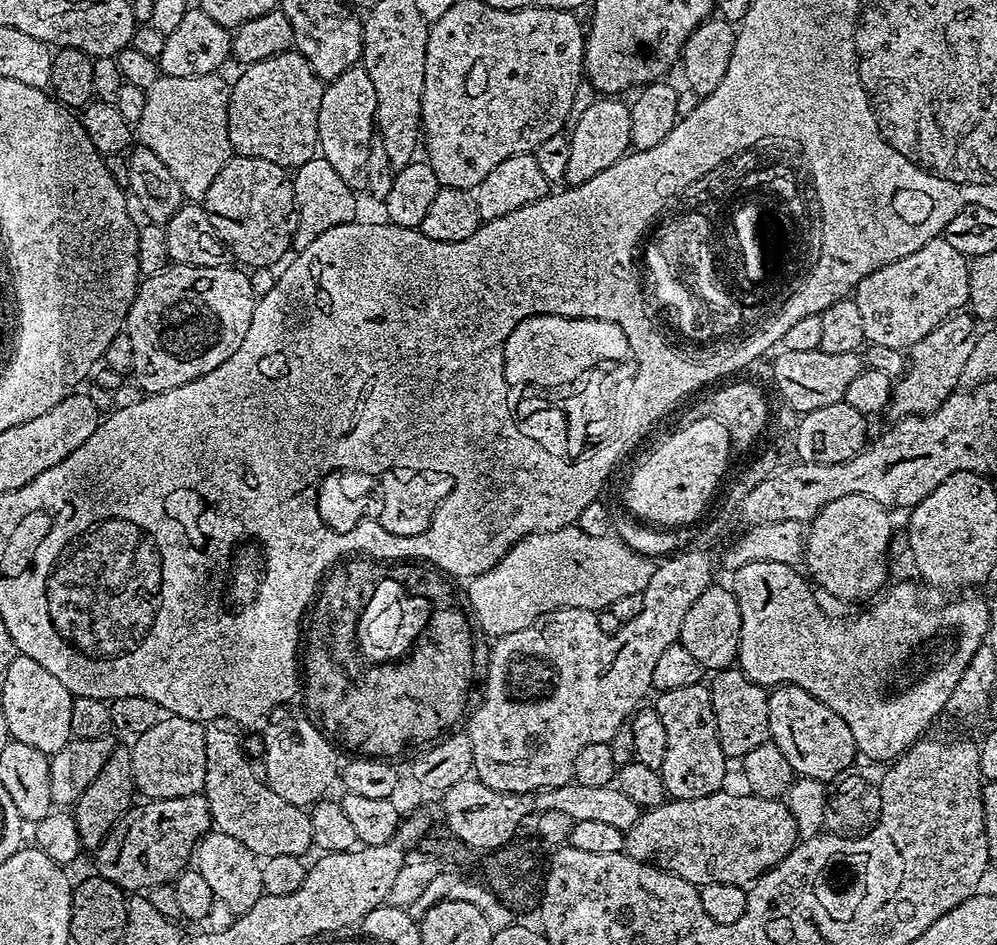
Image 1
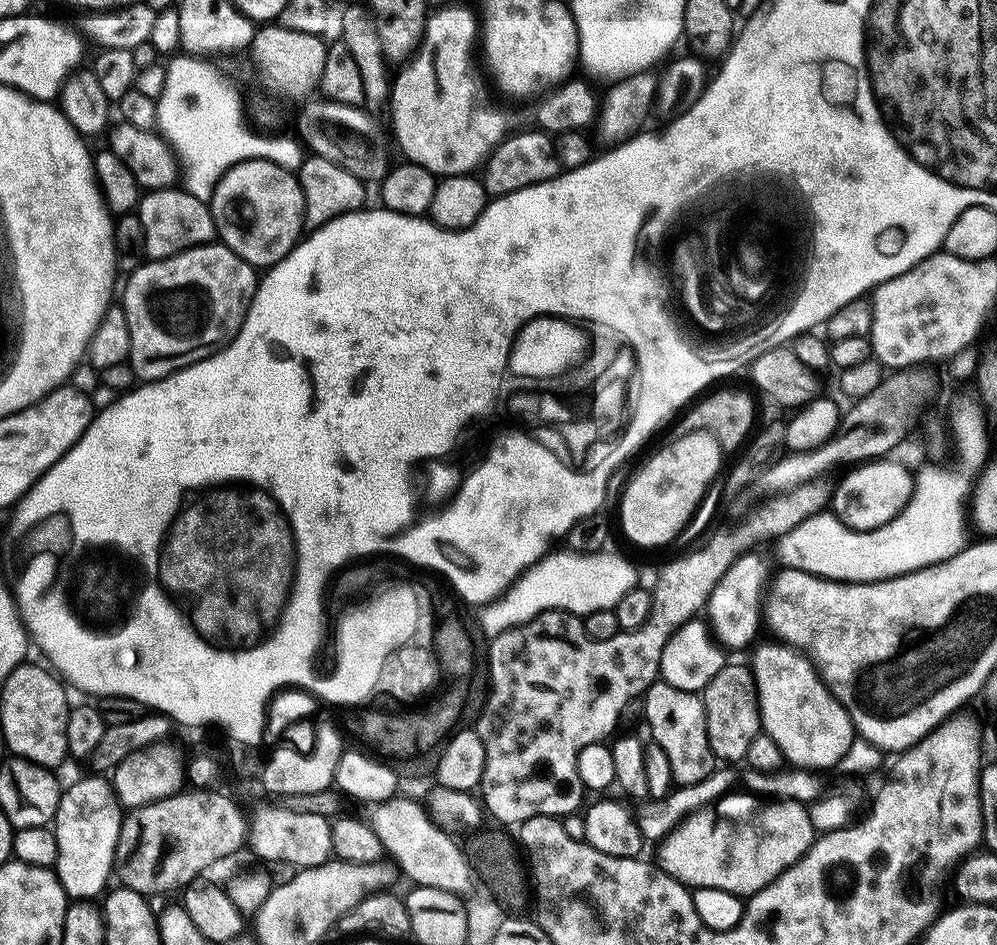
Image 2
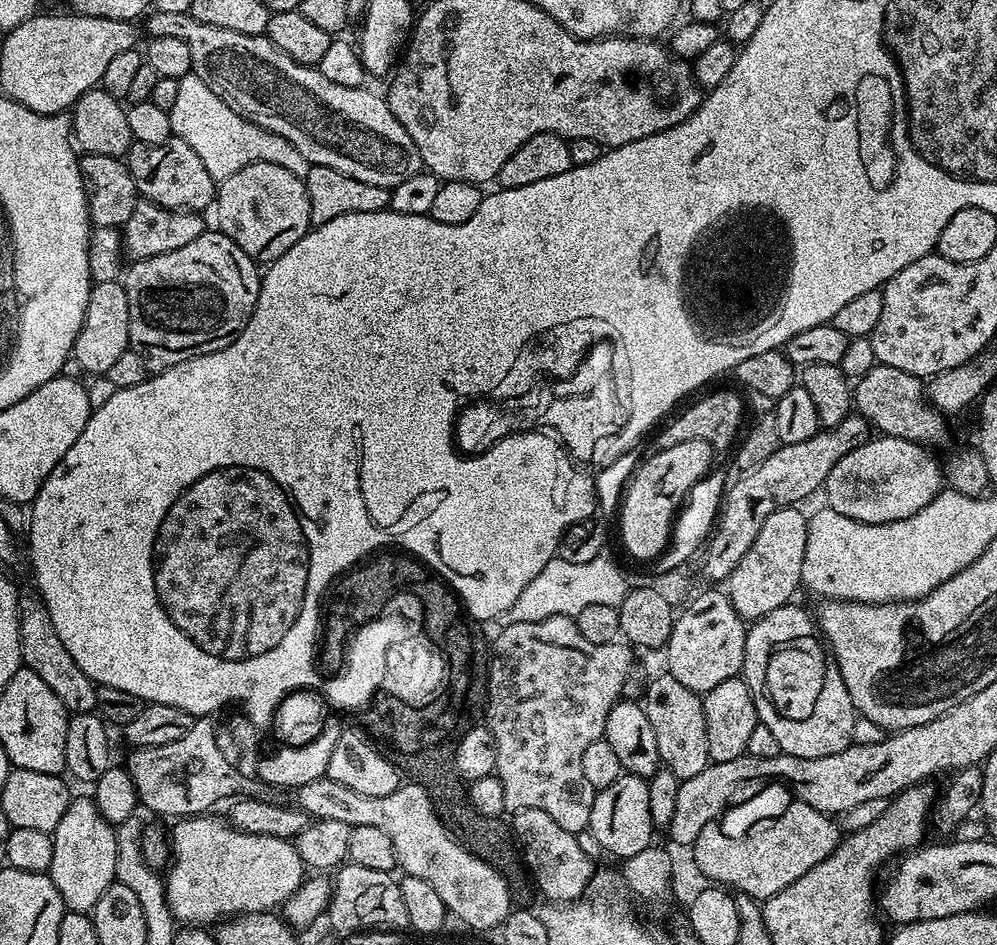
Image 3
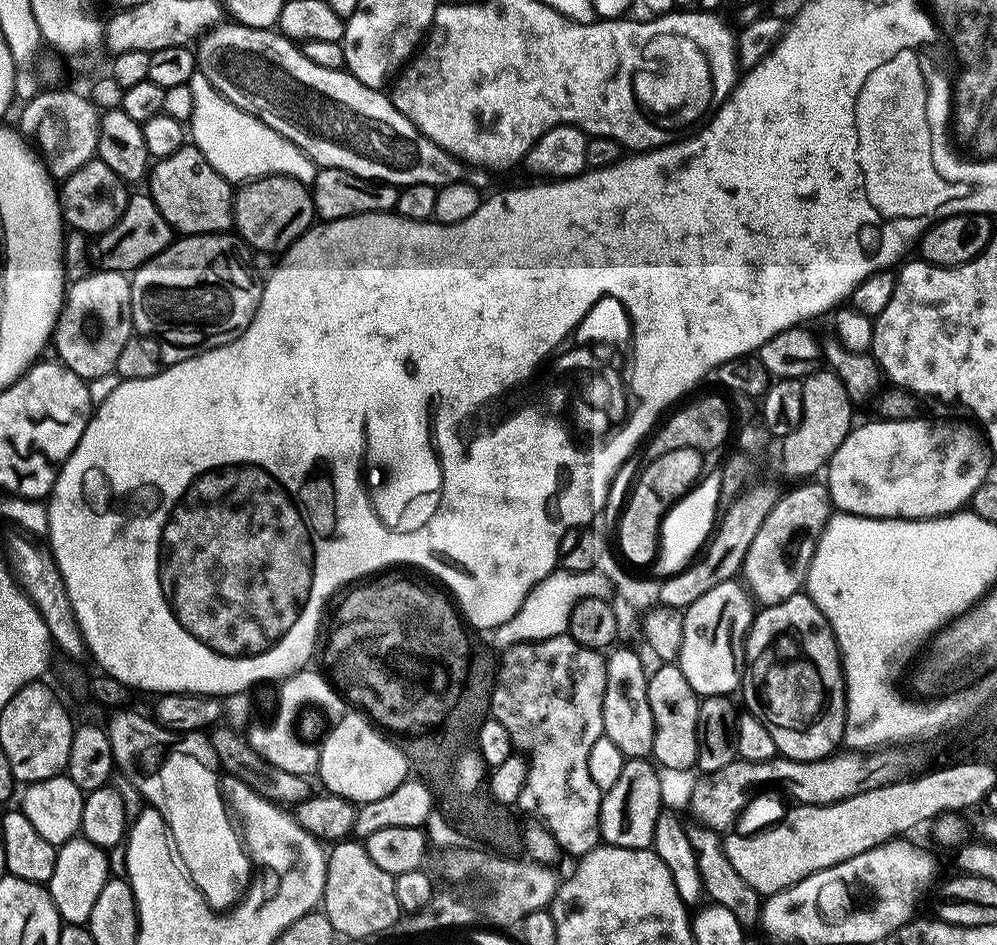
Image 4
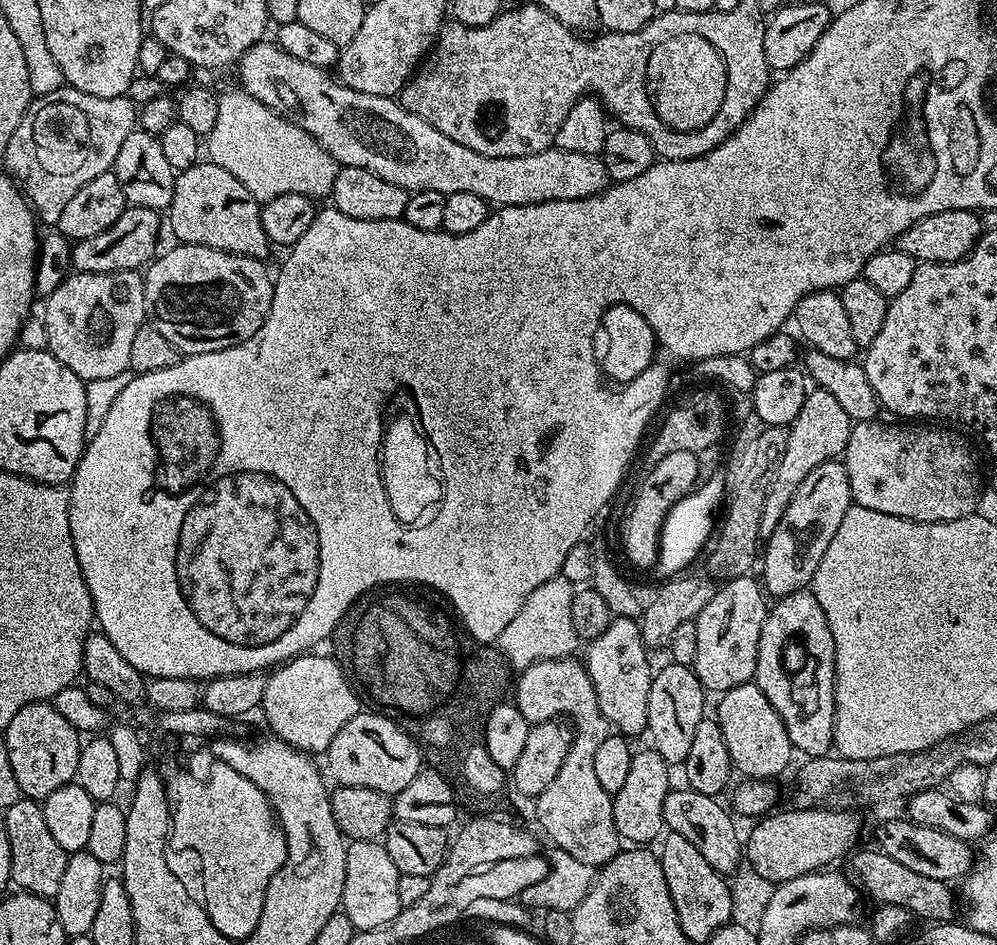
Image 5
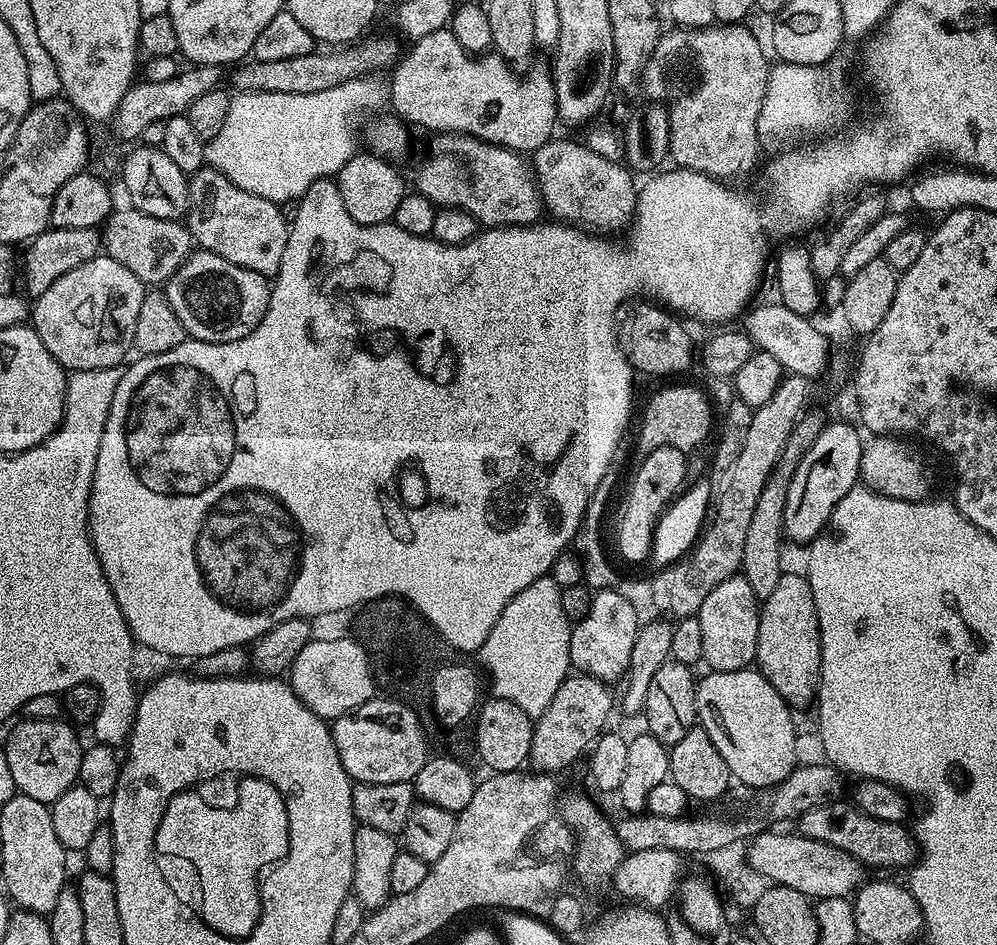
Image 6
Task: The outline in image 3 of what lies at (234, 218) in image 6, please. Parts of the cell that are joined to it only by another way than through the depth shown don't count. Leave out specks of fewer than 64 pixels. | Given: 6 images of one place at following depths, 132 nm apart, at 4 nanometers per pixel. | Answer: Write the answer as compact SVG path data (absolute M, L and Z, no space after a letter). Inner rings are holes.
M175 138L162 142L158 146L146 146L134 142L128 147L126 163L139 195L143 199L149 200L151 204L161 204L163 208L199 213L203 213L204 208L213 207L218 187L217 181L213 180L211 174L206 170L206 166L202 166L202 158L198 158L198 154L194 154L194 150L190 150L190 146L186 146L186 142Z

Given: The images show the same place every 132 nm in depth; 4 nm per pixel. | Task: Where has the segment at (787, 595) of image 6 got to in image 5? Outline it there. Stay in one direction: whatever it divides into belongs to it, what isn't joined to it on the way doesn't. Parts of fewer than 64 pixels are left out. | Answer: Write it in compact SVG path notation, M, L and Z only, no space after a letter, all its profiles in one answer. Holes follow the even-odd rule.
M801 590L799 592L791 592L788 596L781 596L775 601L776 604L767 609L764 617L764 625L762 626L762 634L758 638L758 654L756 655L756 674L754 683L762 690L762 694L766 694L766 702L770 702L770 706L774 706L774 710L778 714L778 718L782 718L782 726L786 726L786 734L790 738L793 749L797 753L805 752L805 757L827 756L833 747L832 723L836 720L836 676L830 676L828 672L828 662L822 660L822 670L818 674L818 690L812 690L812 702L792 702L794 698L790 696L790 684L784 678L780 666L776 660L768 660L766 658L778 658L778 648L780 648L780 640L784 640L786 632L796 632L802 620L812 620L812 618L826 618L826 614L822 614L822 606L818 606L818 598L811 590Z

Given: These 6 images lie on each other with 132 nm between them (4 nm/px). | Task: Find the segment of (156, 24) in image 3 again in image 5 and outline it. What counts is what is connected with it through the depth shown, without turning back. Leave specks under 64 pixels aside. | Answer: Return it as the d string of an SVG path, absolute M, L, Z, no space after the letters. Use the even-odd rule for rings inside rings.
M255 42L240 52L239 87L277 116L297 124L307 136L313 136L337 165L370 170L386 182L407 188L409 193L438 190L446 197L467 190L492 206L581 200L603 191L609 183L599 155L587 156L555 146L514 158L478 154L478 150L446 138L442 130L434 130L418 114L410 114L393 97L360 93L325 69L290 58L274 42L264 43Z

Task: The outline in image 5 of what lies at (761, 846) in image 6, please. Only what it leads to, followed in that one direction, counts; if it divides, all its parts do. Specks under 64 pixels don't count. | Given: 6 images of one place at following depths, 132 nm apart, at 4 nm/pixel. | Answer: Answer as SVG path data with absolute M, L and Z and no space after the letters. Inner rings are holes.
M879 850L873 852L851 853L851 875L860 879L860 884L876 899L877 905L894 904L904 908L913 917L921 916L924 922L948 922L956 912L956 896L949 885L942 880L926 878L926 874L918 874L918 870L910 870L910 866L902 866L902 862L894 862L886 853Z

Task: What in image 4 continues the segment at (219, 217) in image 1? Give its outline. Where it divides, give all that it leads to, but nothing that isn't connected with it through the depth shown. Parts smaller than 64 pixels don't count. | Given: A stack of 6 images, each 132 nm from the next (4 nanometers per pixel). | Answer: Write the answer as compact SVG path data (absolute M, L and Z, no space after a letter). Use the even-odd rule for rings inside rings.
M262 176L258 180L249 180L244 188L235 193L232 202L232 222L239 239L260 252L283 253L302 233L308 231L314 223L312 193L309 185L298 182L289 176Z

